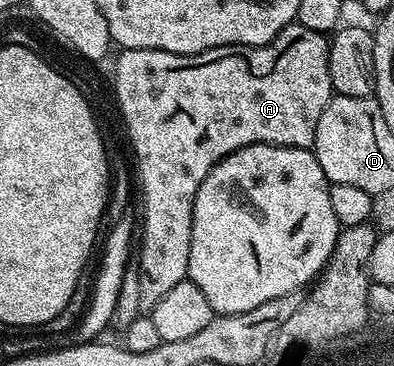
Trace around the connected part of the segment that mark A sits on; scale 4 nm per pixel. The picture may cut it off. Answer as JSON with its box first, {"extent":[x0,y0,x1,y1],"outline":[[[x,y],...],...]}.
{"extent":[112,23,334,311],"outline":[[[293,23],[284,28],[273,41],[267,41],[264,45],[223,45],[217,49],[207,49],[201,53],[171,53],[170,51],[162,51],[161,49],[120,49],[116,57],[116,78],[113,79],[112,85],[116,88],[116,101],[120,104],[120,113],[124,116],[124,125],[128,128],[128,137],[132,140],[132,149],[136,152],[136,171],[134,167],[134,177],[138,182],[140,180],[140,201],[144,204],[144,222],[142,220],[138,225],[138,245],[140,241],[140,258],[135,258],[134,264],[138,267],[138,299],[140,300],[140,308],[144,311],[151,311],[158,303],[158,299],[162,299],[162,295],[166,295],[171,288],[176,287],[178,283],[182,283],[188,276],[188,268],[190,267],[190,239],[192,238],[192,212],[194,211],[194,199],[198,195],[198,187],[206,179],[206,175],[212,170],[223,157],[229,157],[234,151],[238,151],[247,145],[285,145],[286,147],[294,147],[295,149],[312,149],[316,143],[316,132],[318,131],[318,119],[322,119],[322,111],[326,111],[328,104],[332,102],[334,96],[332,92],[332,84],[330,83],[330,67],[328,66],[328,43],[329,38],[318,31],[310,31],[310,27],[302,27],[298,23]]]}

